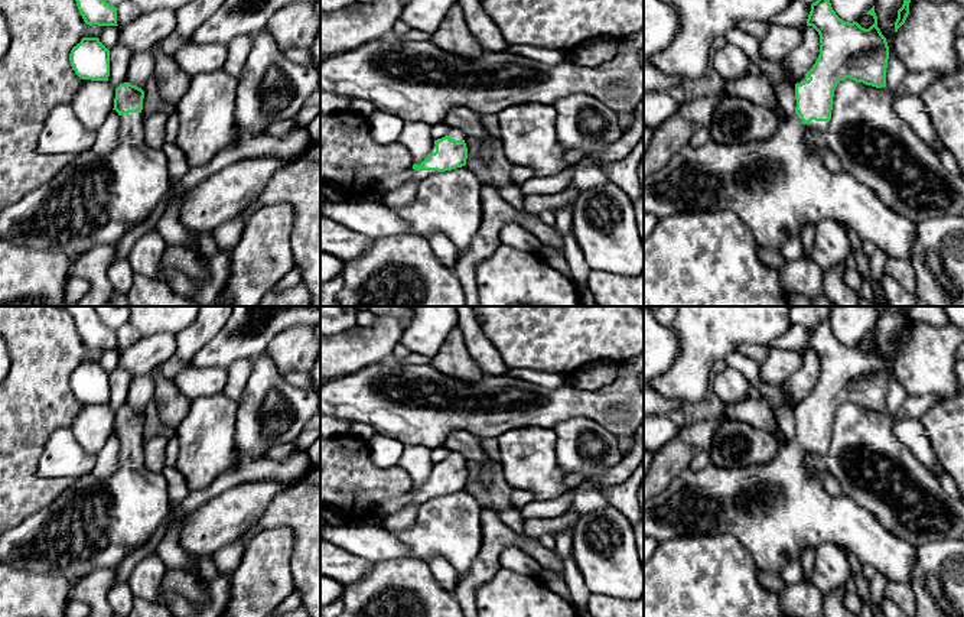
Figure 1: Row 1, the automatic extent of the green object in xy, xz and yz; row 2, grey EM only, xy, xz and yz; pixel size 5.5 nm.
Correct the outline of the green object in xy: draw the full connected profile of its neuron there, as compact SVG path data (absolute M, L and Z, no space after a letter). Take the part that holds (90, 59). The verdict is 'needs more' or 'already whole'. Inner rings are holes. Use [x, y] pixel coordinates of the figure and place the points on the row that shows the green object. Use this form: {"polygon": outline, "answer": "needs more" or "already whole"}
{"polygon": "M82 38L69 53L71 66L82 79L108 81L110 51L98 38Z", "answer": "already whole"}

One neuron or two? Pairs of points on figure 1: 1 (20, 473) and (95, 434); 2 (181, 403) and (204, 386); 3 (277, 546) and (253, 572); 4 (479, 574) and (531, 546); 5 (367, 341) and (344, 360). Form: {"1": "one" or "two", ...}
{"1": "two", "2": "two", "3": "one", "4": "one", "5": "one"}

